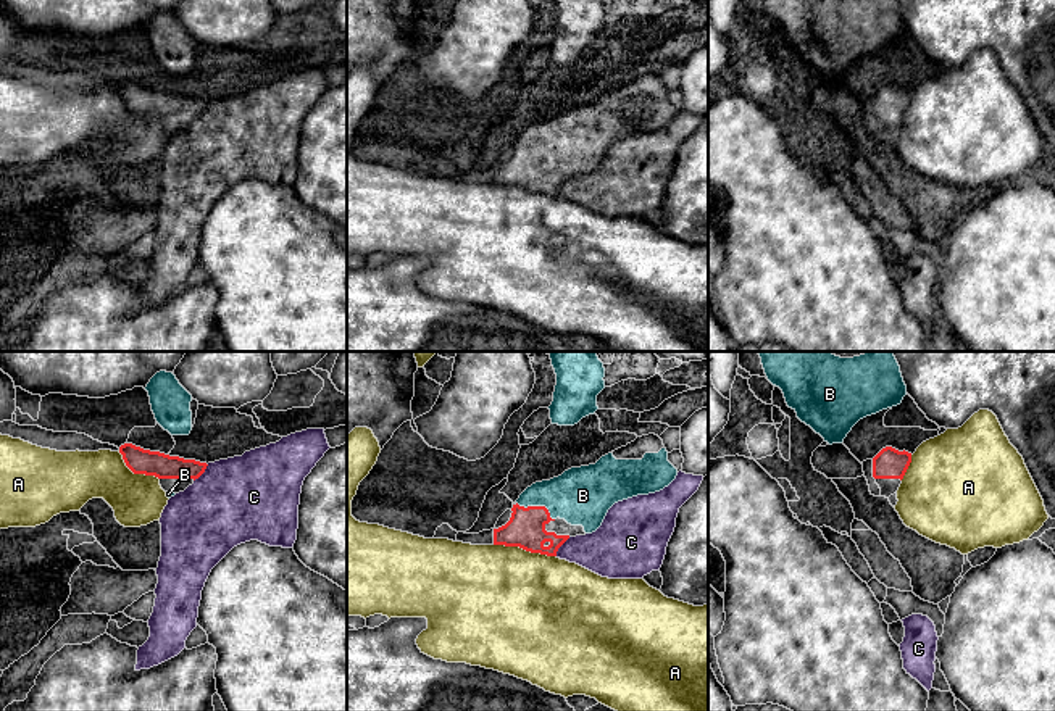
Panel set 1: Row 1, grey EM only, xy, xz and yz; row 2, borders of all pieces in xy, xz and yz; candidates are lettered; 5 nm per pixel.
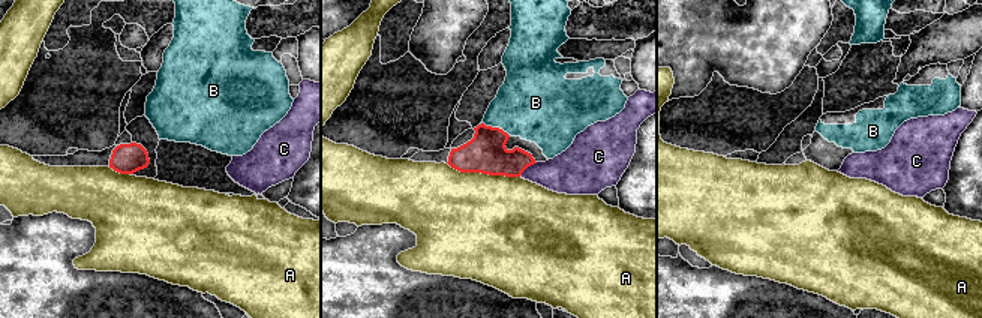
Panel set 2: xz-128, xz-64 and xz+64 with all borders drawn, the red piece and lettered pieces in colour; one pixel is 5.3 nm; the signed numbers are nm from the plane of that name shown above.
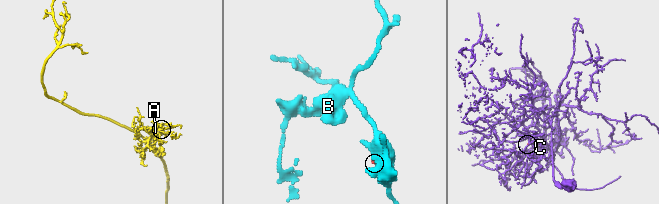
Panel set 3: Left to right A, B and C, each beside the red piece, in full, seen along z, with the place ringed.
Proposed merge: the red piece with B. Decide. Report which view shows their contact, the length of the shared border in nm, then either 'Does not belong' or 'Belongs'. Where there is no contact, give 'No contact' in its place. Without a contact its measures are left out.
Touches red in xz. Shared border 220 nm. Belongs

